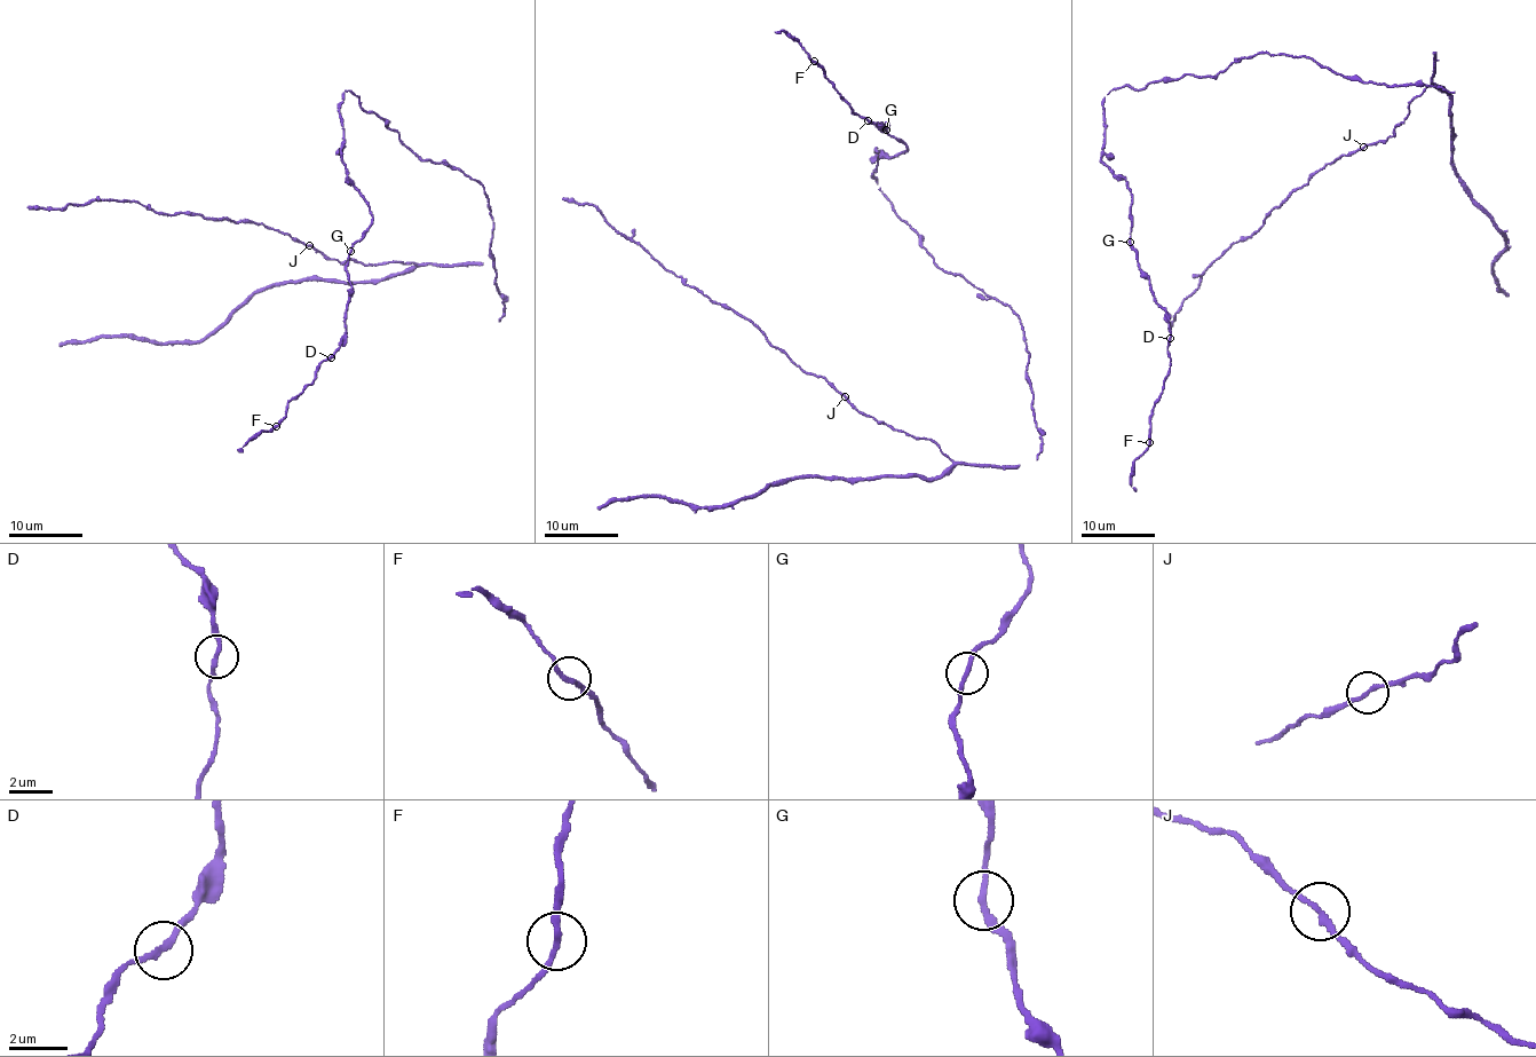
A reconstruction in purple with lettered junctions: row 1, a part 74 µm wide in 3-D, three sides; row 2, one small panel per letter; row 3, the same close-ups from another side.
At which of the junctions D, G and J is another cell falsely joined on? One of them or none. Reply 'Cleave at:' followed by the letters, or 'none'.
Cleave at: none

